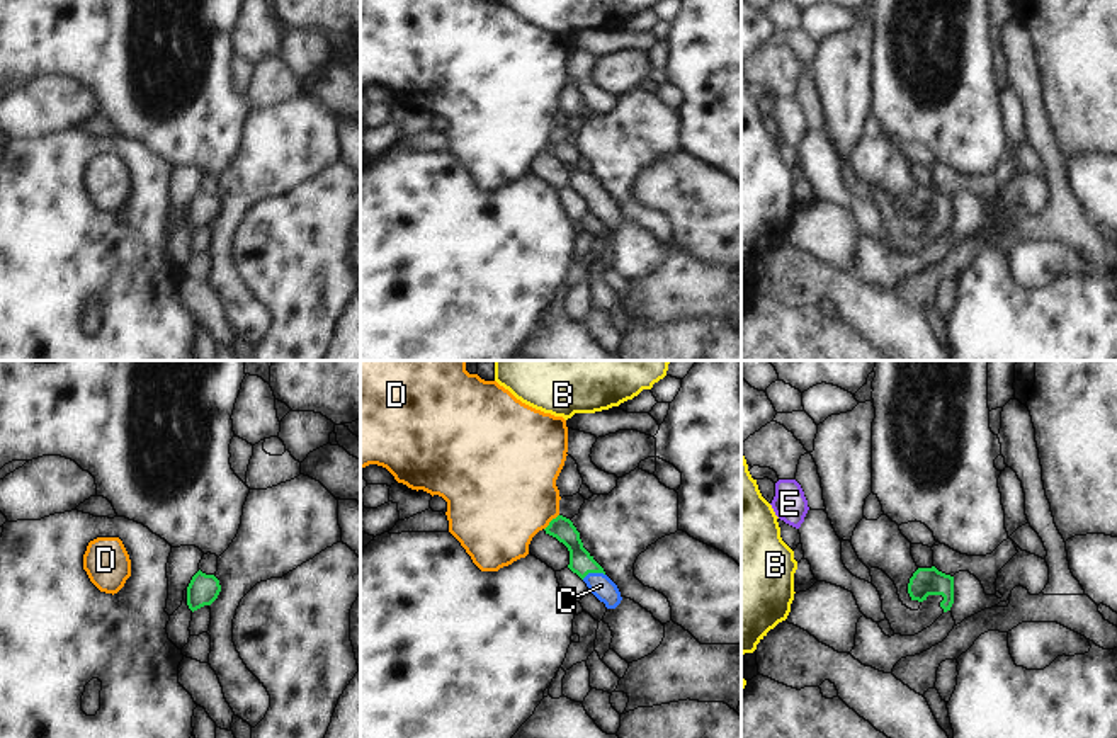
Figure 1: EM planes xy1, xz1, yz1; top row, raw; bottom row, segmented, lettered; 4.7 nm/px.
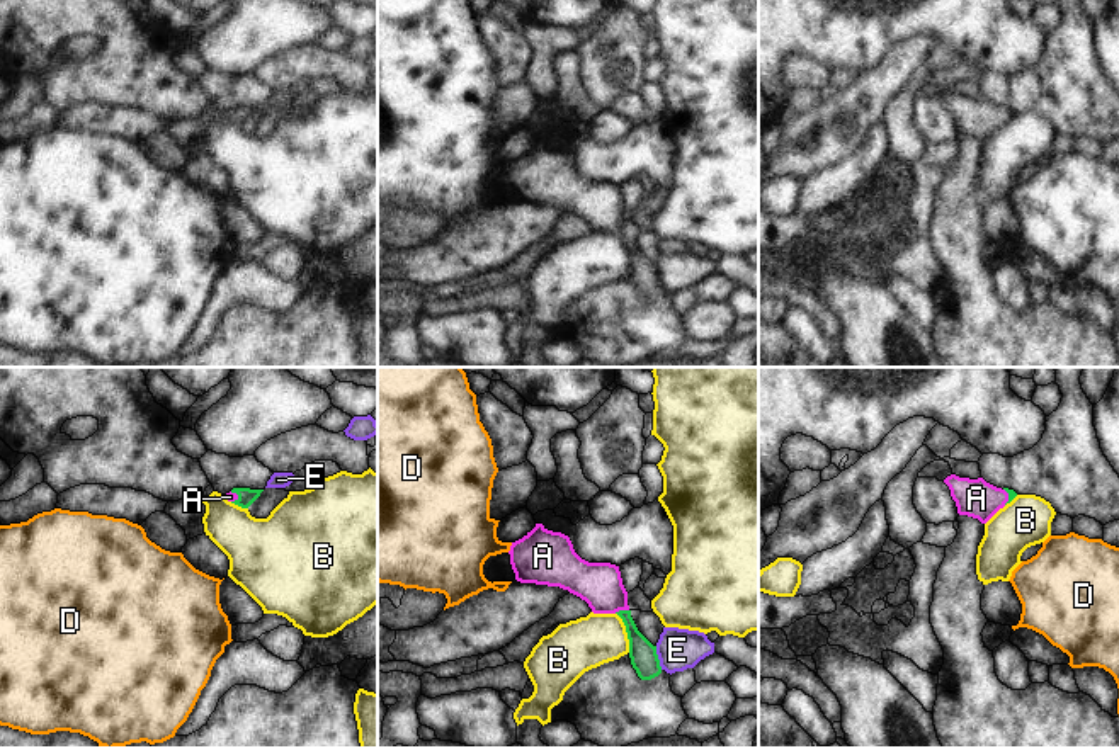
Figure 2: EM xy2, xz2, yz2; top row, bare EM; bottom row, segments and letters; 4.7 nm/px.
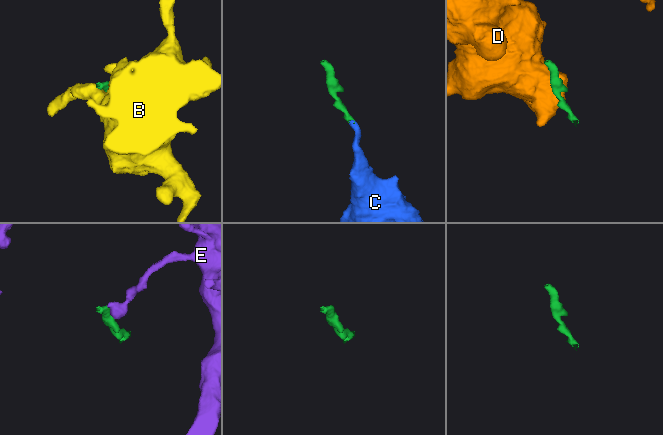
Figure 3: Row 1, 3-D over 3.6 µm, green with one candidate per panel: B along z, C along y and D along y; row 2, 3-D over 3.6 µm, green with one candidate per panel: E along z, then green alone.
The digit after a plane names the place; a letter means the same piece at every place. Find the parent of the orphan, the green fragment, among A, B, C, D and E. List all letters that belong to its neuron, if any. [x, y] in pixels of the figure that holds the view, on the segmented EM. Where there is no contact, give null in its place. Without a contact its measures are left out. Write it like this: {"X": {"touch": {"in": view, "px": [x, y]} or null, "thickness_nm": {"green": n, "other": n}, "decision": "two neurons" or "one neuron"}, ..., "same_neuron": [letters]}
{"A": {"touch": {"in": "xz2", "px": [621, 611]}, "thickness_nm": {"green": 130, "other": 200}, "decision": "one neuron"}, "B": {"touch": {"in": "xz2", "px": [626, 631]}, "thickness_nm": {"green": 130, "other": 260}, "decision": "two neurons"}, "C": {"touch": {"in": "xz1", "px": [592, 572]}, "thickness_nm": {"green": 110, "other": 110}, "decision": "one neuron"}, "D": {"touch": {"in": "xz1", "px": [549, 522]}, "thickness_nm": {"green": 110, "other": 480}, "decision": "two neurons"}, "E": {"touch": {"in": "xz2", "px": [657, 658]}, "thickness_nm": {"green": 130, "other": 200}, "decision": "two neurons"}, "same_neuron": ["A", "C"]}

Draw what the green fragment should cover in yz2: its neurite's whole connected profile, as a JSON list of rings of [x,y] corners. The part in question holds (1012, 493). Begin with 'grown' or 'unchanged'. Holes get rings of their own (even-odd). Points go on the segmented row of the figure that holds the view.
grown; [[[951,474],[944,483],[951,490],[957,513],[978,518],[981,524],[986,524],[1000,508],[1017,496],[1014,490],[997,488],[983,478],[969,479]]]

